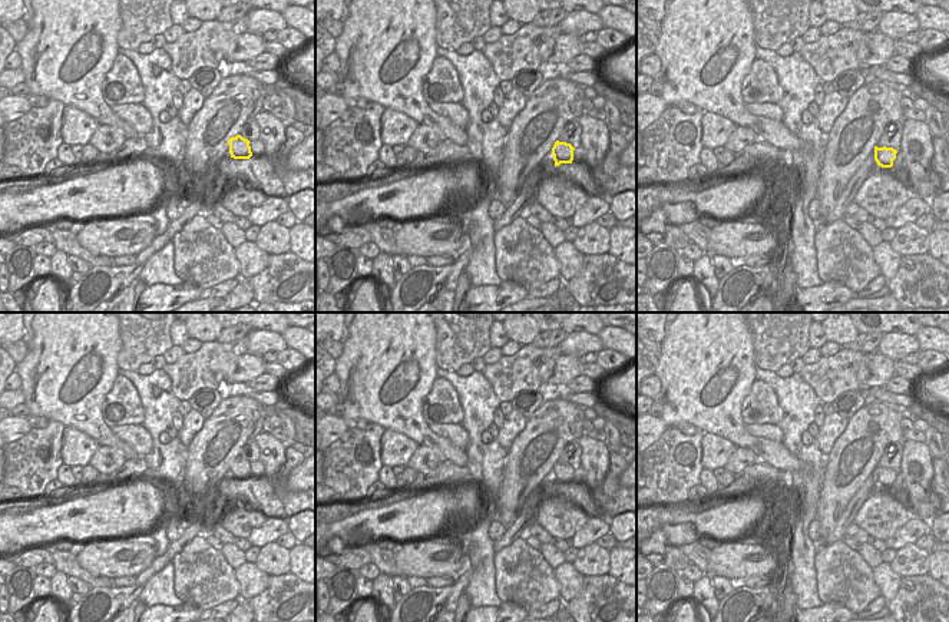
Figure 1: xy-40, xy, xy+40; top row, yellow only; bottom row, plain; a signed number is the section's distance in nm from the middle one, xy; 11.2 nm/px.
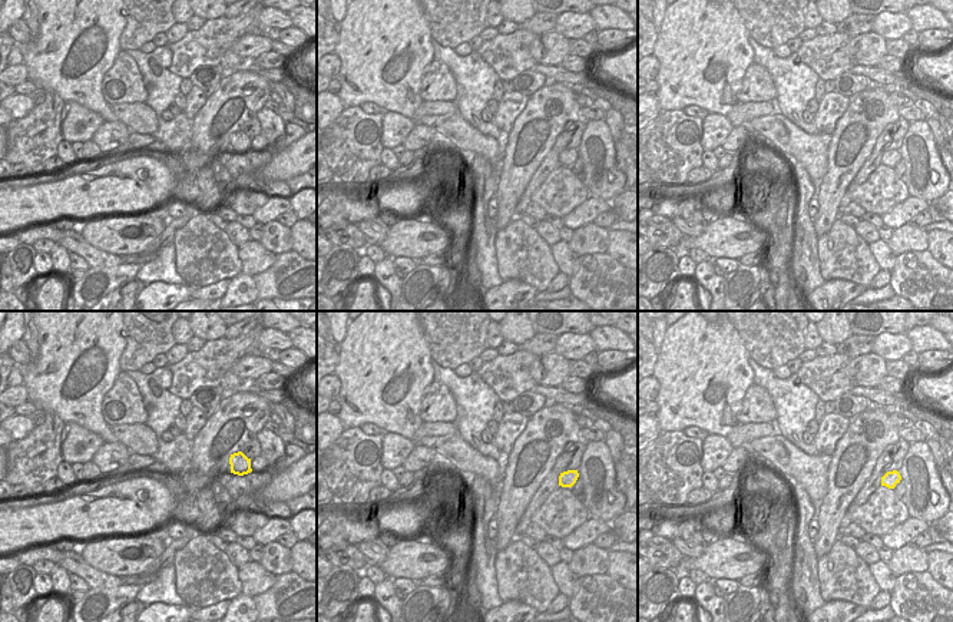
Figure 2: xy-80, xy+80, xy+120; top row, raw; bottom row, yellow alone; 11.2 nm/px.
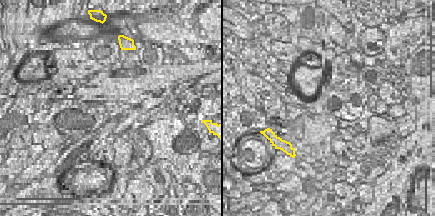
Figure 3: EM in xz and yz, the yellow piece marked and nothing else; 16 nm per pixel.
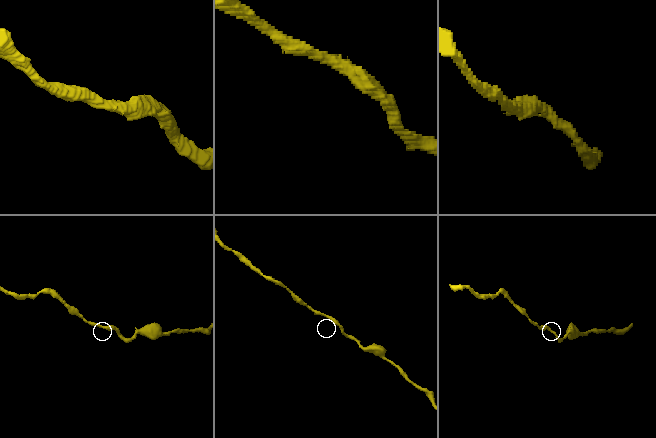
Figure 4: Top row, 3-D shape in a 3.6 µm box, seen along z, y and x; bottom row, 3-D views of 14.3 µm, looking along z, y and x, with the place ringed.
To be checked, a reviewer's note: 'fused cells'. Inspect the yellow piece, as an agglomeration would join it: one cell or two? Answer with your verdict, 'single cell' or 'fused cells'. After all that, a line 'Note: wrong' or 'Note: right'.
single cell
Note: wrong

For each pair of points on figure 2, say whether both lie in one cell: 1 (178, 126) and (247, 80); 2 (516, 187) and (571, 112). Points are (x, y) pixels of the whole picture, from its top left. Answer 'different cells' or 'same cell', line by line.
1: different cells
2: same cell

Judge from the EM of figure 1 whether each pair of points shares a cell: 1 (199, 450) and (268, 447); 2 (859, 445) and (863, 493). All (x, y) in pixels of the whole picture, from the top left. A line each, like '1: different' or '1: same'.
1: different
2: different

